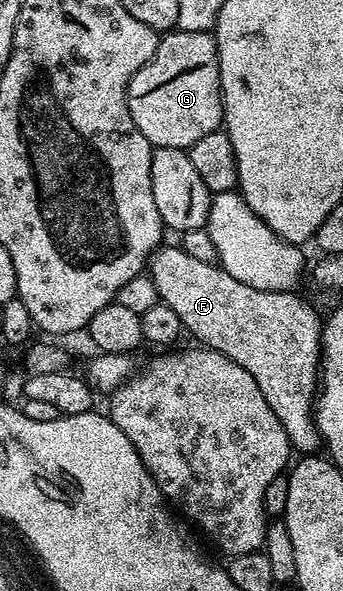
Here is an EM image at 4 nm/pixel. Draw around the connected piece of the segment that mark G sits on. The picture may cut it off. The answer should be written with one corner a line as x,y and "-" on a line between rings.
178,28
164,33
151,60
131,77
127,85
127,103
133,124
150,140
152,147
168,146
187,150
201,136
223,126
223,89
219,83
219,53
208,32
185,32

